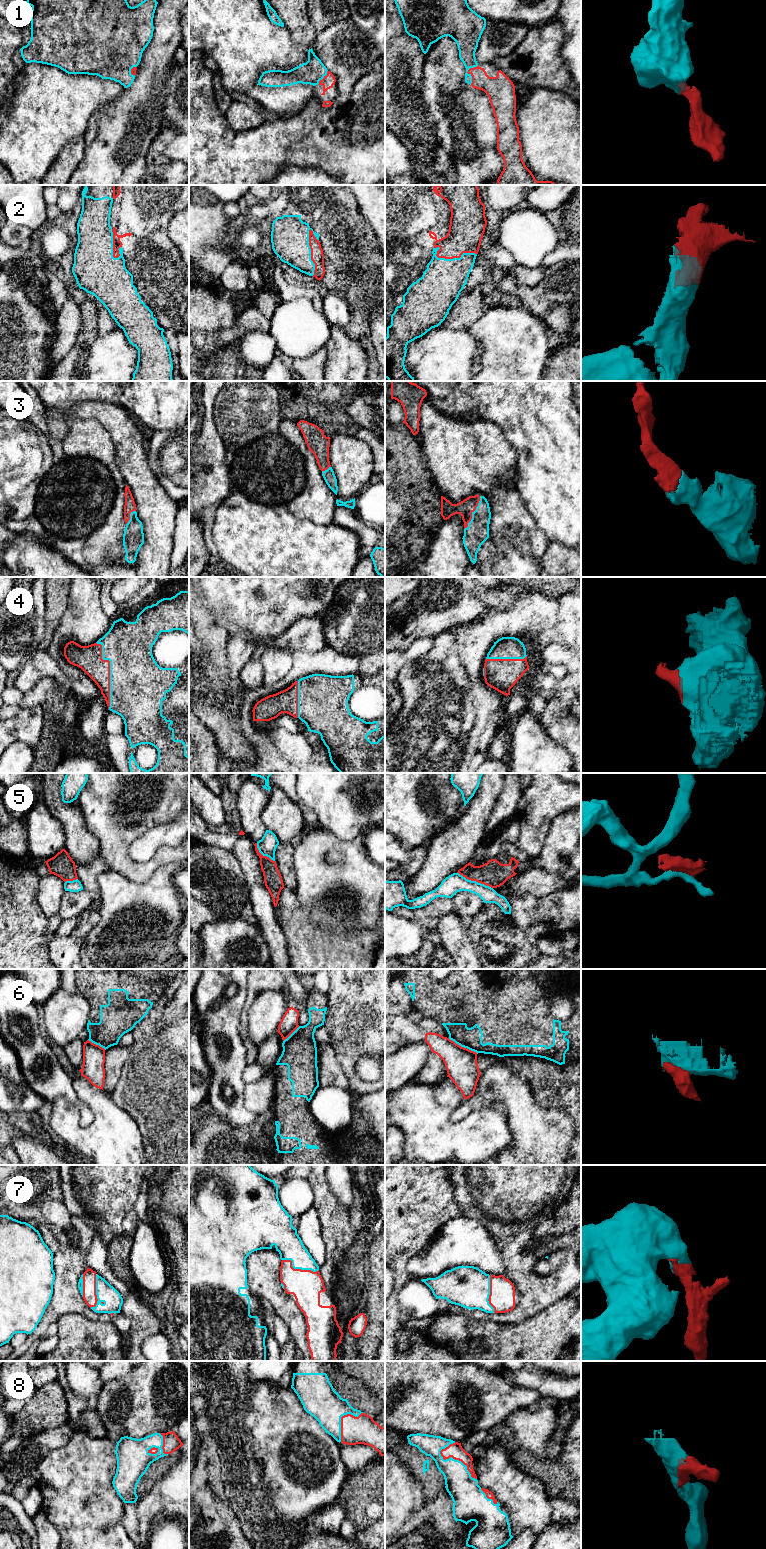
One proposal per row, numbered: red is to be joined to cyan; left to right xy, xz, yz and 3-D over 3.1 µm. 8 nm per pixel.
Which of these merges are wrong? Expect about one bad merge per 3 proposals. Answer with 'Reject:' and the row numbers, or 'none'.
Reject: 5, 6

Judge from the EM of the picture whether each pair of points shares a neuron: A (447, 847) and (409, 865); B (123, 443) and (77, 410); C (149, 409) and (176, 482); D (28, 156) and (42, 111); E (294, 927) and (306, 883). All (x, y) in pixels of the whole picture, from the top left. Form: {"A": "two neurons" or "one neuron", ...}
{"A": "two neurons", "B": "one neuron", "C": "two neurons", "D": "one neuron", "E": "two neurons"}

